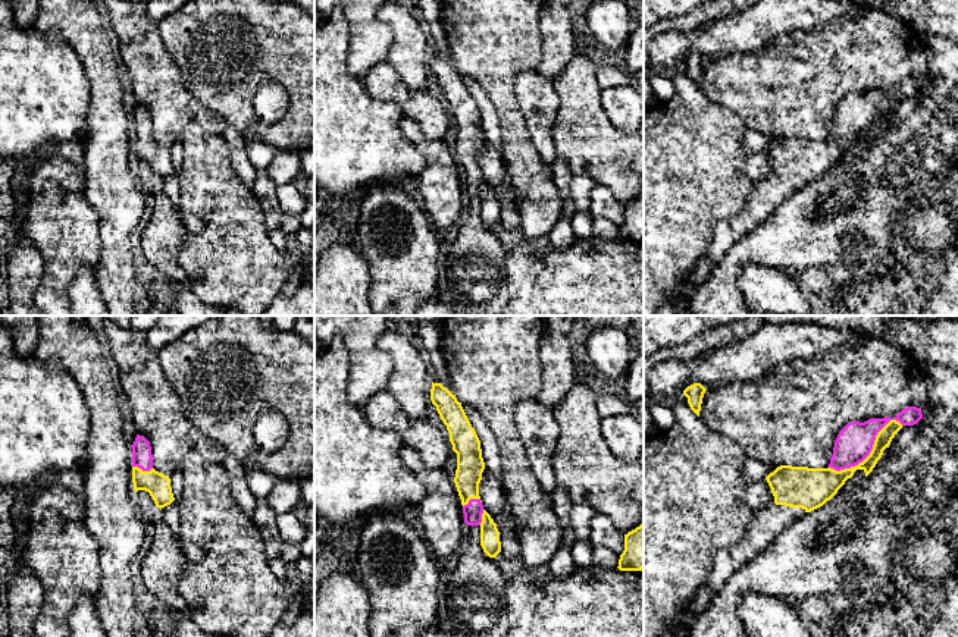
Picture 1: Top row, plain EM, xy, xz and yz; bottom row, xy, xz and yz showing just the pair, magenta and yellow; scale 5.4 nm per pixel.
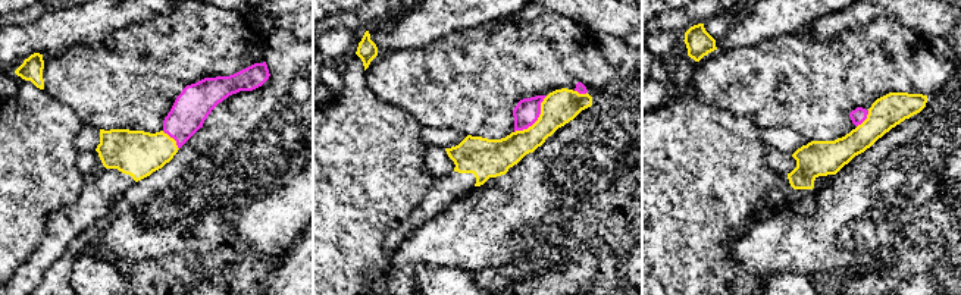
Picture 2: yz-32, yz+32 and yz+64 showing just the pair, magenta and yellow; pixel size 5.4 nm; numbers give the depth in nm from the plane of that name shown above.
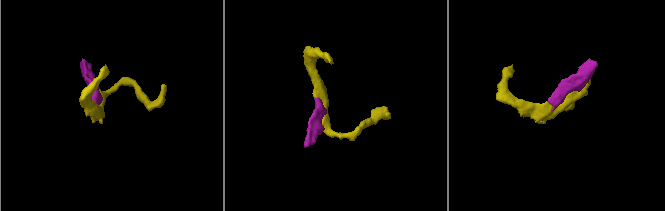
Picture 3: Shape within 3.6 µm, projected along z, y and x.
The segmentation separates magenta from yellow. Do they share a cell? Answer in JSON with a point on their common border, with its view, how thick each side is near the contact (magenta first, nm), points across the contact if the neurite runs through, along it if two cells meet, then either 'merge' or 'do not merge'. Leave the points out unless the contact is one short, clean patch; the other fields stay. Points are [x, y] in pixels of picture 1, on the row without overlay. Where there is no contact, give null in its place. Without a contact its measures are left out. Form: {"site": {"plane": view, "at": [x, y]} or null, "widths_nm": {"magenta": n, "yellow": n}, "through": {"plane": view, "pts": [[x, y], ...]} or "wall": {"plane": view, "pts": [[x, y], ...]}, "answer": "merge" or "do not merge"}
{"site": {"plane": "yz", "at": [870, 122]}, "widths_nm": {"magenta": 200, "yellow": 100}, "answer": "merge"}

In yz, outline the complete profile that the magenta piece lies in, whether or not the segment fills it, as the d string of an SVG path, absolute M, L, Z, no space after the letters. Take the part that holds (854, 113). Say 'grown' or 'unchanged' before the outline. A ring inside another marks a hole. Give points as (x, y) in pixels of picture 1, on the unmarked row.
grown; M908 78L895 90L851 92L839 103L827 139L780 136L770 144L766 151L774 173L757 181L749 200L736 217L716 223L705 257L683 285L682 299L689 299L727 251L768 219L788 195L823 178L857 141L862 141L867 148L895 106L904 97L914 97L921 90L920 79Z

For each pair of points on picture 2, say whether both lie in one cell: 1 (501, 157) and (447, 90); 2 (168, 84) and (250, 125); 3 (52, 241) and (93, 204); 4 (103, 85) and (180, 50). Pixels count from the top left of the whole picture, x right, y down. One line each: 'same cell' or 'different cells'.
1: different cells
2: different cells
3: same cell
4: same cell

